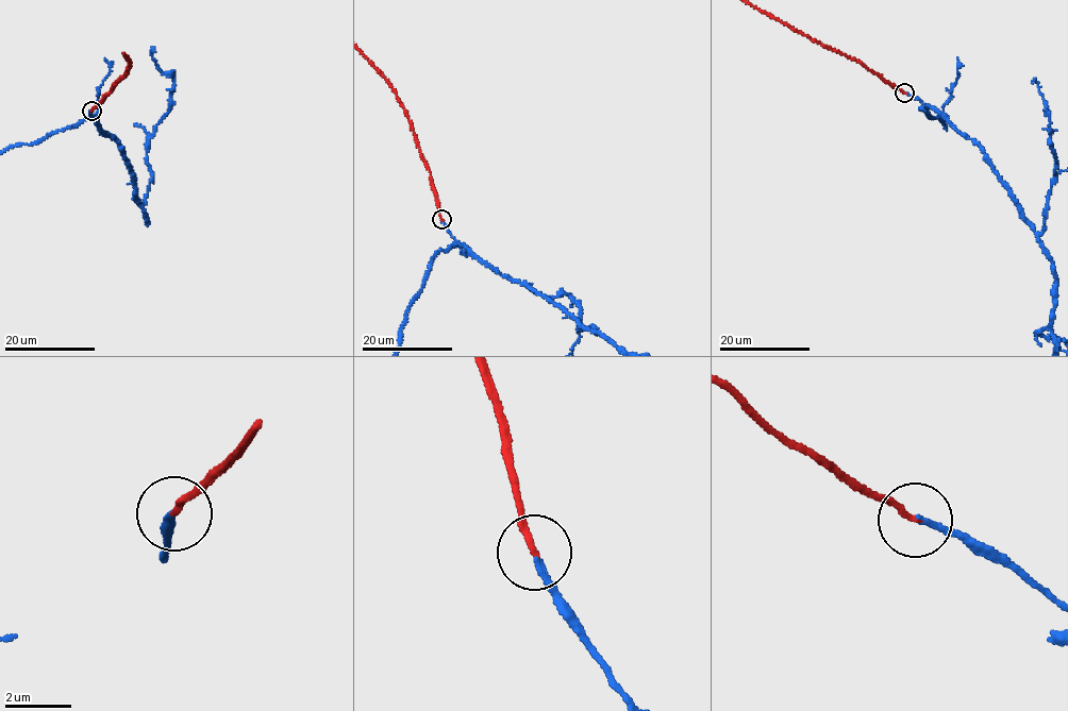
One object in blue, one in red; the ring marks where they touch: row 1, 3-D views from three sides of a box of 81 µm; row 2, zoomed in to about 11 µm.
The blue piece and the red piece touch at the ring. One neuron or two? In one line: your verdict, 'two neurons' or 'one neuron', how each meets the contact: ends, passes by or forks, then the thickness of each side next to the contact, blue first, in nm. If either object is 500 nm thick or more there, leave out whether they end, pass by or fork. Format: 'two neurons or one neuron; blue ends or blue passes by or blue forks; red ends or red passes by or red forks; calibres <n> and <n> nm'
one neuron; blue ends; red ends; calibres 180 and 180 nm

